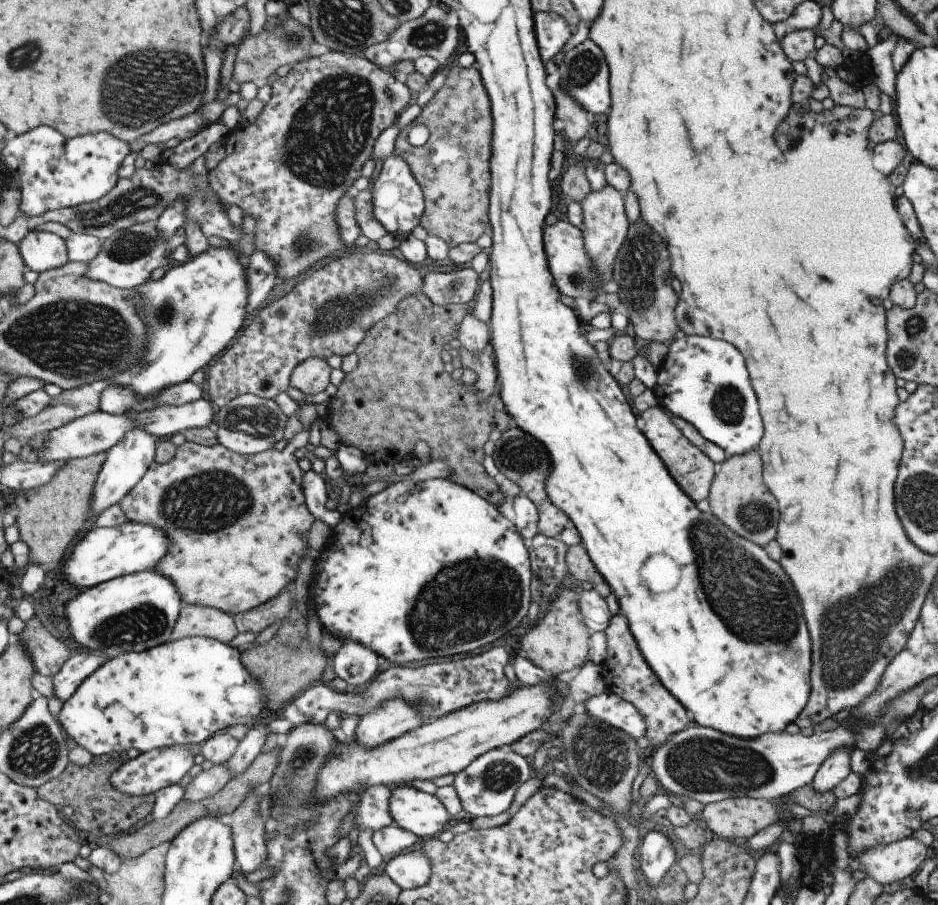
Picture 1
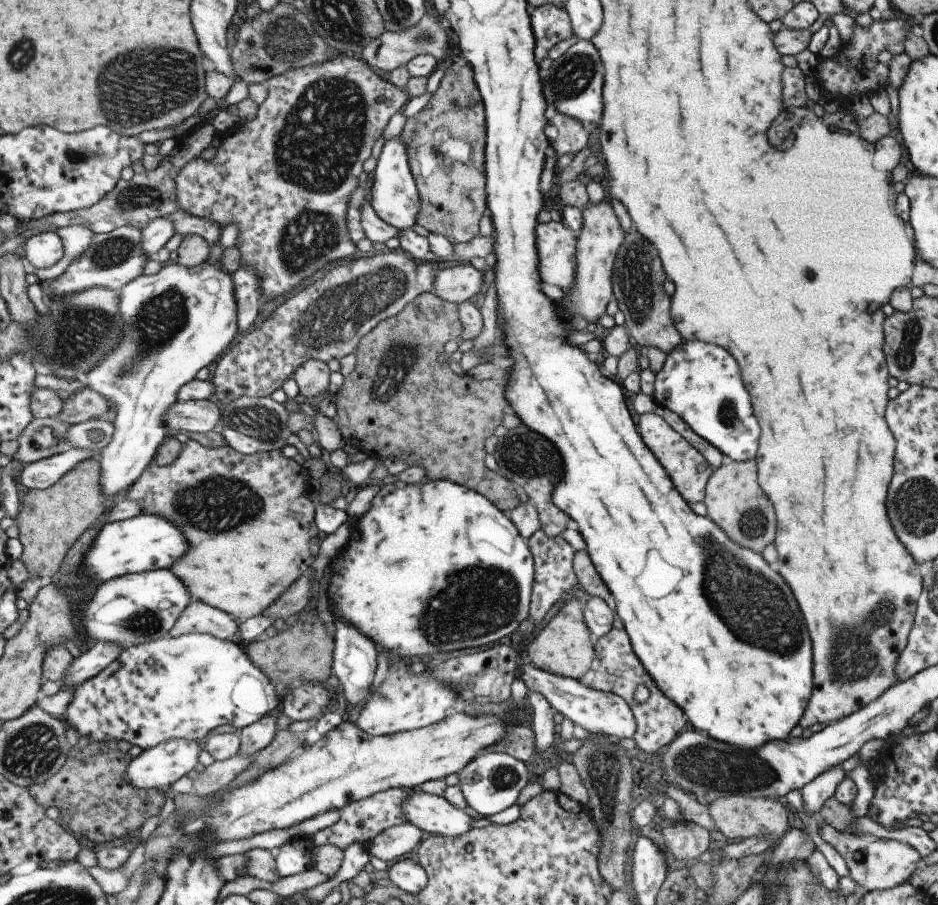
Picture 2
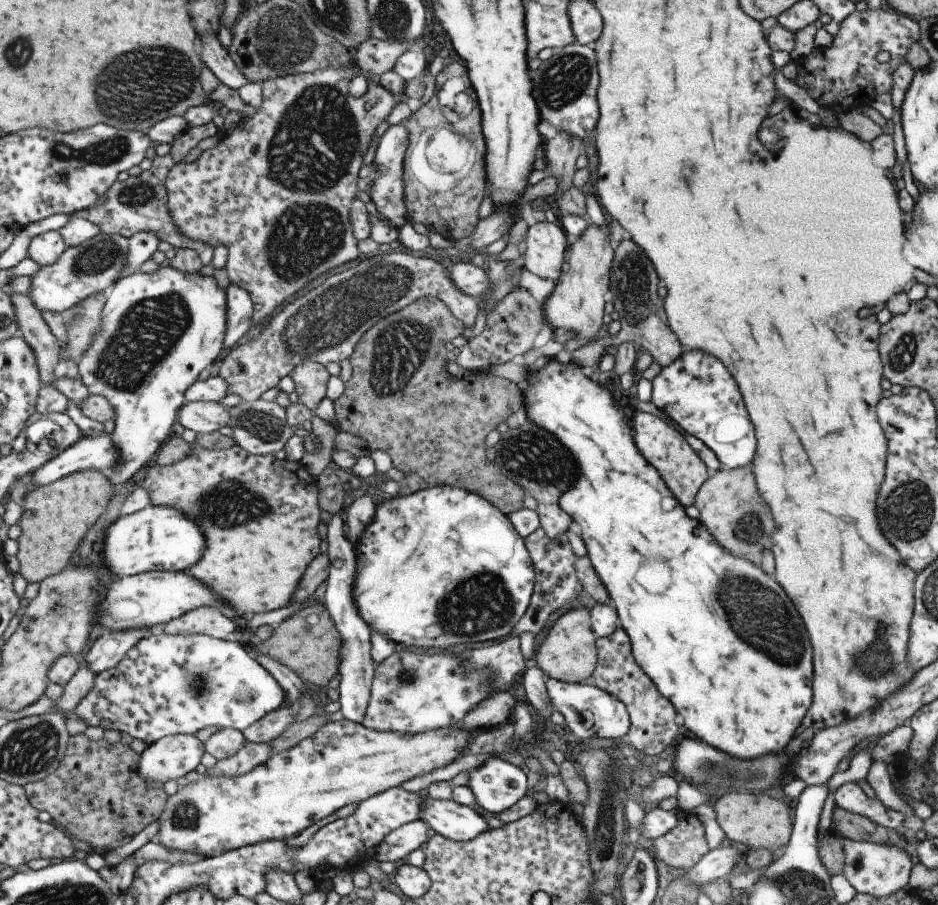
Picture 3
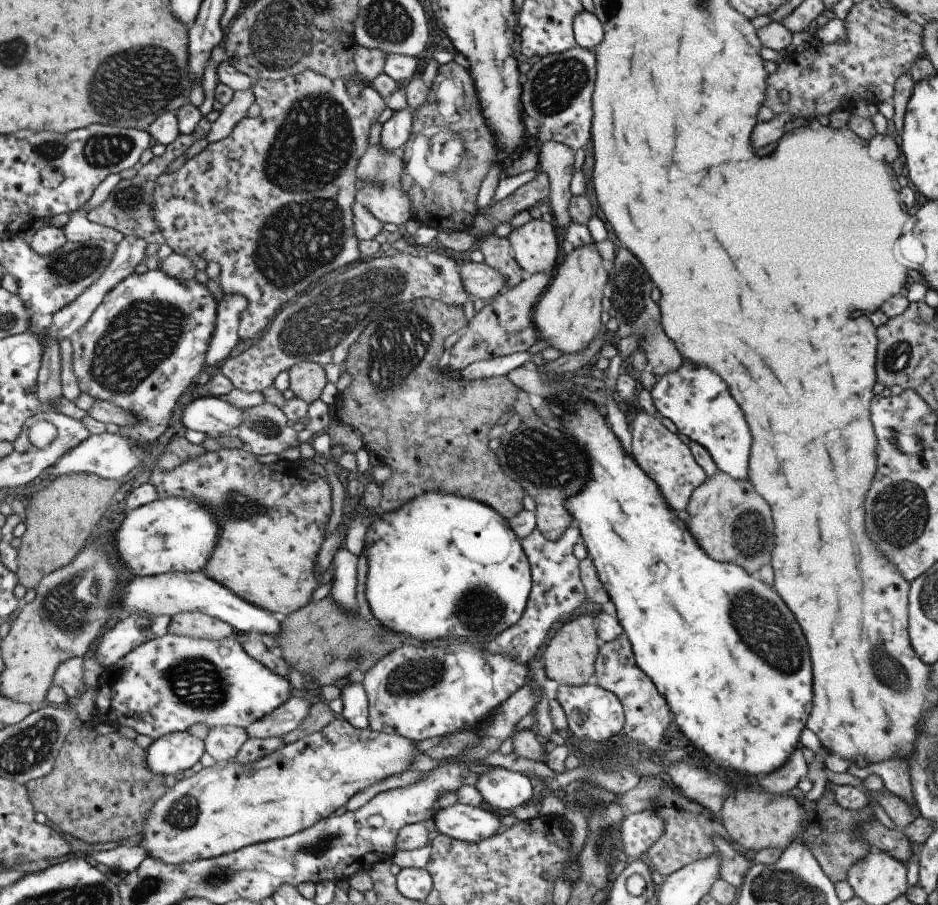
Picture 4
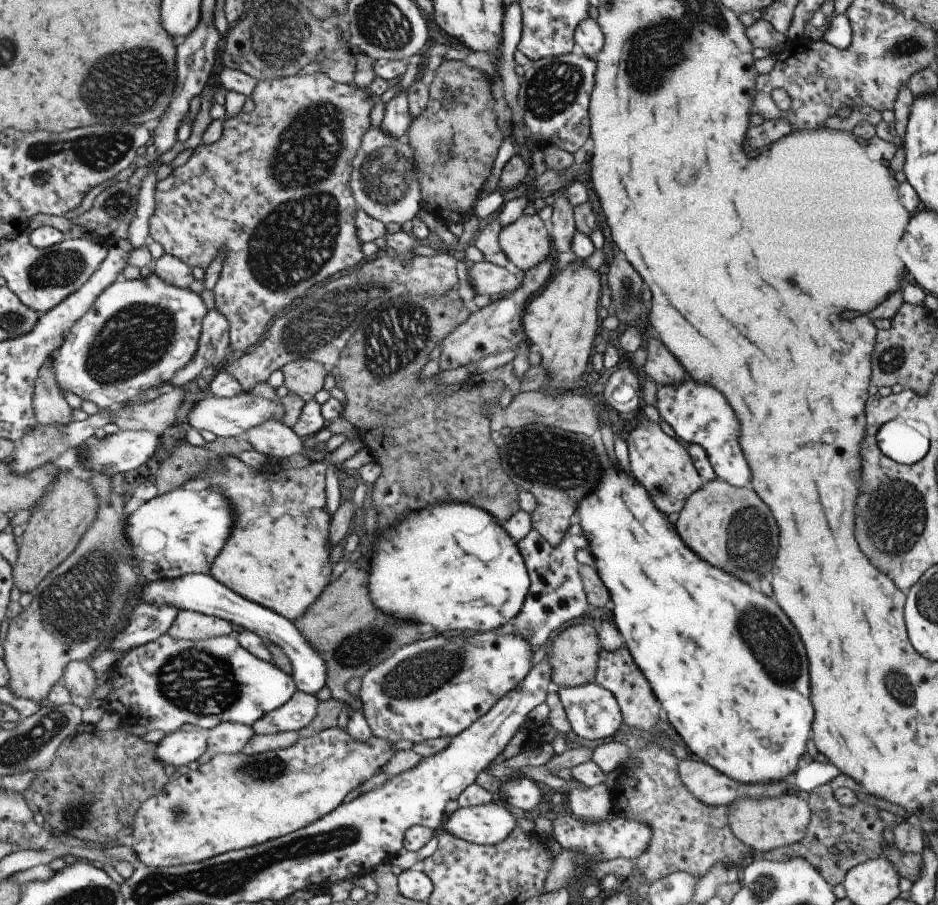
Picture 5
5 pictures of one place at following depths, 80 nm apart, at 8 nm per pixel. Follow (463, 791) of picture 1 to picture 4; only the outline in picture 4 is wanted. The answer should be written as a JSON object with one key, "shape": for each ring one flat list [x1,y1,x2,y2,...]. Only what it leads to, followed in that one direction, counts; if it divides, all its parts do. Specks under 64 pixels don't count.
{"shape":[[491,768,479,774,475,788,485,806,491,810,512,810,531,802,533,786,522,773,505,768]]}

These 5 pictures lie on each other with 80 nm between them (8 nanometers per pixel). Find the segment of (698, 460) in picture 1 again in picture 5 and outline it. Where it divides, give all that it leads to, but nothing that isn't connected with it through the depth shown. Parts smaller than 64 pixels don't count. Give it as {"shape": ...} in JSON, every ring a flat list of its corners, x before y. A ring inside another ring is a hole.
{"shape":[[634,420,633,428,626,438,629,448,629,472,637,482,649,488,651,502,665,512,665,498,667,498,667,512,679,512,686,498,701,488,704,481,693,466,691,457,670,432,661,430,659,423,644,420],[665,478,667,478,667,496,665,496]]}

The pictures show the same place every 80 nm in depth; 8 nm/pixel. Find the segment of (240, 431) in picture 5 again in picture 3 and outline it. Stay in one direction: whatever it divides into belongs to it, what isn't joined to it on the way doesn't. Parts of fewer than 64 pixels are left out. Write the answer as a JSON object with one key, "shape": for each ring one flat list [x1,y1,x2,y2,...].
{"shape":[[213,401,184,402,176,414,178,424,195,434,224,431,229,417,226,407]]}

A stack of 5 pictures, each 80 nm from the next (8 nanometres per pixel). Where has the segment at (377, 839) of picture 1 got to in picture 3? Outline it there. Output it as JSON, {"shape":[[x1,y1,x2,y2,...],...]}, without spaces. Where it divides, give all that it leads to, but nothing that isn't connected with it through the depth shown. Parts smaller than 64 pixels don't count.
{"shape":[[411,821,389,834,374,848,374,858,377,862,396,862,405,858,409,852,421,848,427,838,428,828,421,821]]}

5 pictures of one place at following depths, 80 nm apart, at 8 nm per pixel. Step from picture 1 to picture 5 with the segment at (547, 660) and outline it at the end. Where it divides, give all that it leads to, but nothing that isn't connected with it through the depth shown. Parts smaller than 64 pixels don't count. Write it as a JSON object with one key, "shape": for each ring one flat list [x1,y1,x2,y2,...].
{"shape":[[571,624,551,640,551,652,546,656,550,665,550,680,557,687,577,687,589,683,596,674,598,651,601,649,598,634,589,624]]}

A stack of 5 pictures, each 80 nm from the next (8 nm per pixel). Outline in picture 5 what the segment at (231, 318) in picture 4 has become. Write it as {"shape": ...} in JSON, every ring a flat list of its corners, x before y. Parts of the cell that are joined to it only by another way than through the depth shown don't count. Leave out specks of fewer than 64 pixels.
{"shape":[[214,307,204,316,200,330,200,341,191,362,178,370,168,386,179,388,185,382,195,379,207,366,221,368,225,356,230,352,228,341,228,320]]}

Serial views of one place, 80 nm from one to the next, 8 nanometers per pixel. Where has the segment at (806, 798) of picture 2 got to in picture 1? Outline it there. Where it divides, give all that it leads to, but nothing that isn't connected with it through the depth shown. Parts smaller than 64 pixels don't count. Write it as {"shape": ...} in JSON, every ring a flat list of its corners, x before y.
{"shape":[[855,746,853,748,843,747,842,749,837,749,829,753,824,758,817,772,814,772,811,782,812,789,816,793,831,791,840,780,843,780,850,773,849,756,851,756,851,752,854,749]]}

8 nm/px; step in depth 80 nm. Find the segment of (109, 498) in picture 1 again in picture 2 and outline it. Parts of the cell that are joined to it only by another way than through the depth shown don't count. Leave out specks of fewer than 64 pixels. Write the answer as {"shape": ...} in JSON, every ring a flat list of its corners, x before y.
{"shape":[[203,261,192,267,171,264,163,266,154,275,139,275,126,285,123,285,118,291,118,311,122,322,122,336,116,346,102,359,102,361,89,373,86,374,87,386,95,392,103,395,107,400,112,400,115,405,117,418,113,420,114,433,112,434,109,444,98,455,98,461,101,463,101,486,104,497,111,497,121,490,129,489,130,486,140,477,140,474,152,464,154,454,156,453,159,443,167,436,167,429,162,421,163,413,170,404,176,402,176,394,179,388,191,379,195,379,195,373,203,366,211,367,225,351,230,342,235,340,238,332,236,319,236,298,234,295,234,284,232,274,225,271,221,263]]}

